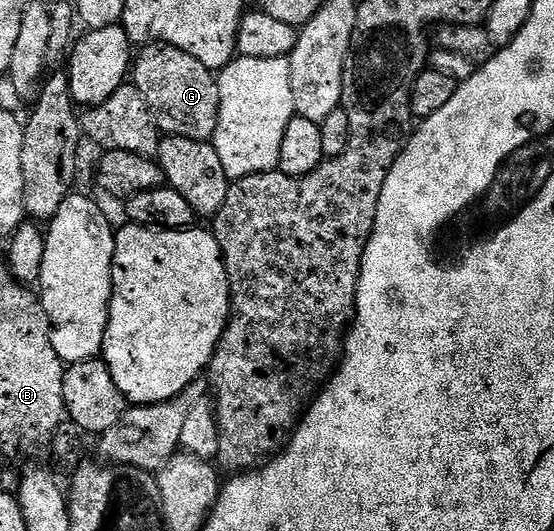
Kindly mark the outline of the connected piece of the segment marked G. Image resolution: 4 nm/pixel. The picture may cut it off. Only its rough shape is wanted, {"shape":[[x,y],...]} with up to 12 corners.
{"shape":[[171,44],[132,64],[159,133],[213,141],[215,73]]}

